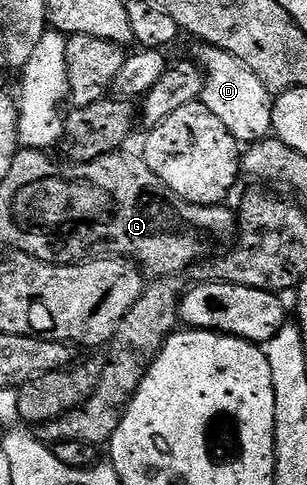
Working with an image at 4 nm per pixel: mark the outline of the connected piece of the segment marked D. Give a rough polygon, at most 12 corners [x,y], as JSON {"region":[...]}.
{"region":[[197,46],[202,101],[241,145],[273,134],[272,92],[238,57]]}

